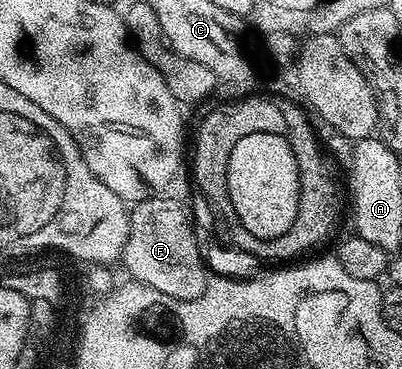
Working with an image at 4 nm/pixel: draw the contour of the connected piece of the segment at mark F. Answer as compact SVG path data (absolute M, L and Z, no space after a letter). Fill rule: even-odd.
M158 196L136 203L129 215L129 243L123 263L134 282L155 288L175 300L199 300L211 281L210 271L201 258L201 247L189 214L173 198Z

